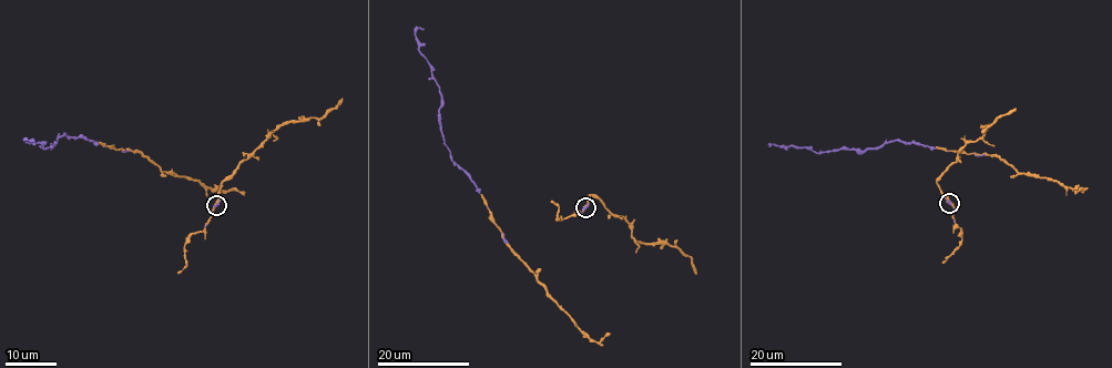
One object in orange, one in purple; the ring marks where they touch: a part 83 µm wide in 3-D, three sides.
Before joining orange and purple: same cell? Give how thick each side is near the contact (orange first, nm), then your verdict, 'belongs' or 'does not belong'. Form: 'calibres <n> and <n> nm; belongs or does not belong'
calibres 460 and 160 nm; belongs

